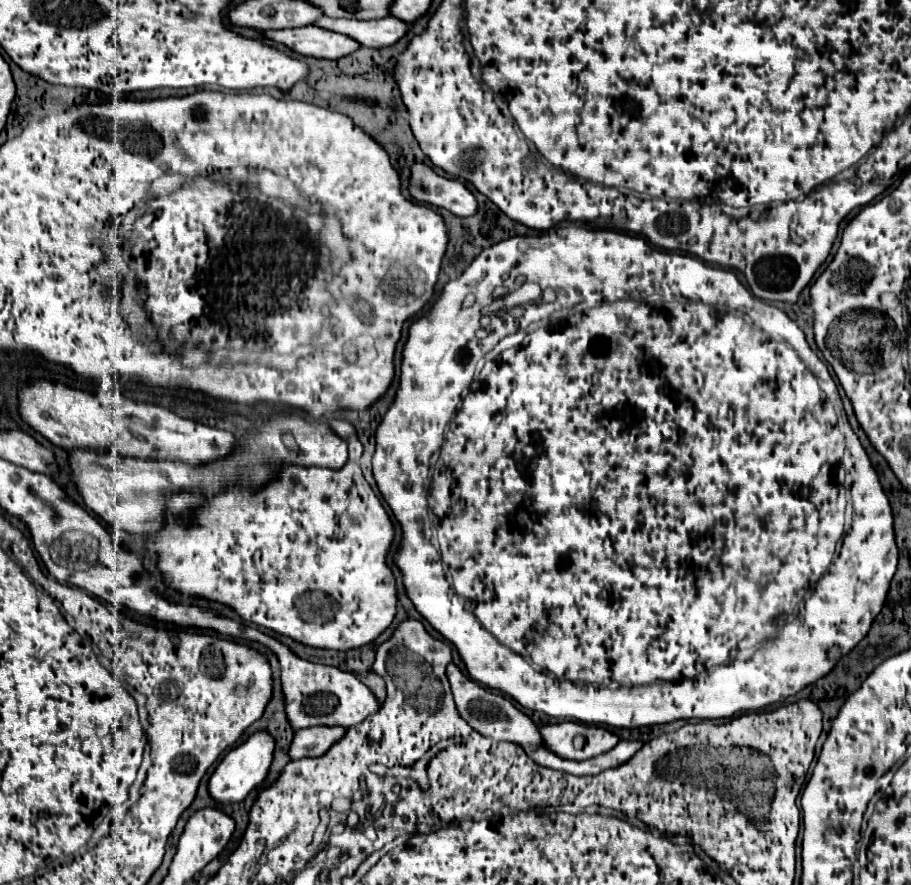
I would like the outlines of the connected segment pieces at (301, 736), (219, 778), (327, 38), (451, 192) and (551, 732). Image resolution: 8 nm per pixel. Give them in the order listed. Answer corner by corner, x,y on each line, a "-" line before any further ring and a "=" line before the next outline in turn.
316,726
308,730
298,730
294,732
294,740
290,744
290,760
292,758
312,758
324,754
336,740
338,736
344,736
344,728
326,728
326,726
=
256,732
242,746
230,750
208,778
210,798
218,804
242,802
248,796
248,792
252,792
260,782
264,782
268,768
272,764
272,752
274,752
274,738
268,732
=
302,26
302,28
288,28
288,30
268,30
262,32
264,38
284,44
286,48
294,50
300,56
312,58
342,58
354,52
360,44
344,34
336,34
316,26
=
412,164
408,192
418,204
432,204
456,216
472,216
476,212
474,194
458,180
438,176
426,164
=
576,722
542,726
540,736
544,736
544,744
548,744
550,752
556,752
556,756
566,760
586,760
598,756
614,748
618,742
618,738
602,726

